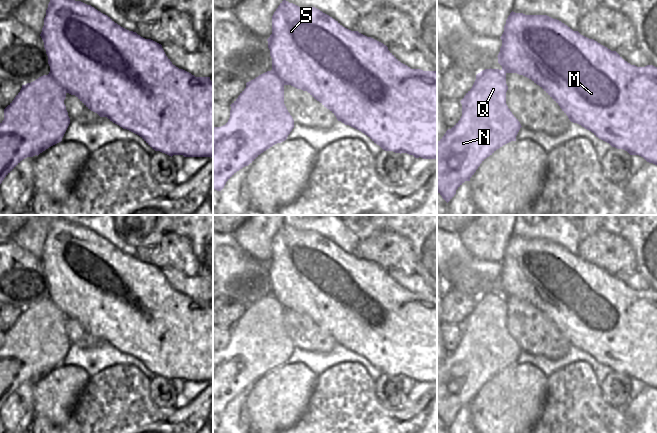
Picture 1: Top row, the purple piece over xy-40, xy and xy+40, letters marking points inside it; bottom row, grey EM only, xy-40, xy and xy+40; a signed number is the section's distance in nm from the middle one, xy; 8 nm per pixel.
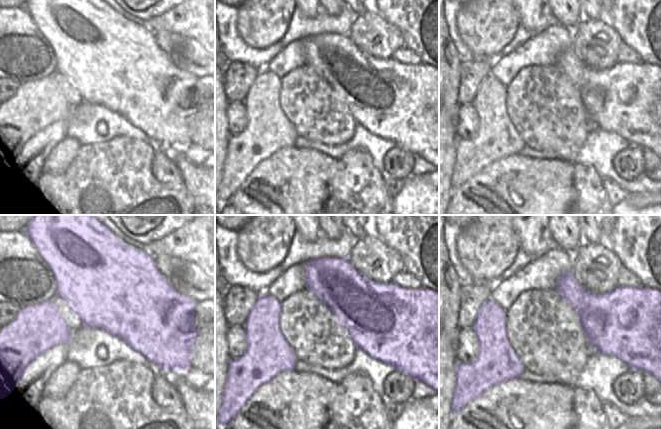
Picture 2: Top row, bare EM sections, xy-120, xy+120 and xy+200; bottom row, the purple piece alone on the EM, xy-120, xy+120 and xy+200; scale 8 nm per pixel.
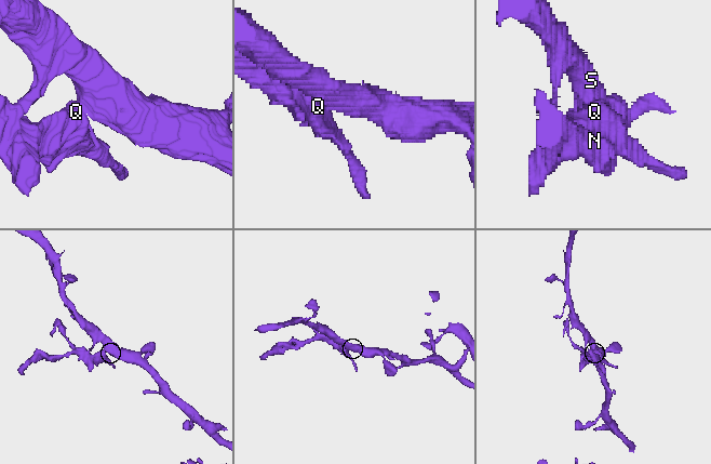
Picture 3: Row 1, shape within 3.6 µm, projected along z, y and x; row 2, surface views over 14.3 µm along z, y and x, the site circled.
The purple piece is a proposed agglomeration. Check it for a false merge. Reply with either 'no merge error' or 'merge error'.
merge error

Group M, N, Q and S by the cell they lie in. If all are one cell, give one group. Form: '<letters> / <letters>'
M S / N Q

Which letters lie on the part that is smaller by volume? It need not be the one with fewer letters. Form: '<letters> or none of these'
N, Q

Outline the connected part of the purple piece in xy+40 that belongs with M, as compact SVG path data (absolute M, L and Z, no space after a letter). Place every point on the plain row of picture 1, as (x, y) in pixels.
M512 235L500 262L502 270L497 281L503 296L531 303L560 330L571 346L591 355L612 371L623 373L630 379L639 379L657 389L657 291L631 289L616 275L547 239L525 239Z

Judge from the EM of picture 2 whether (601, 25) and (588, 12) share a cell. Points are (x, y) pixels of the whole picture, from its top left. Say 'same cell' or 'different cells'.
different cells

